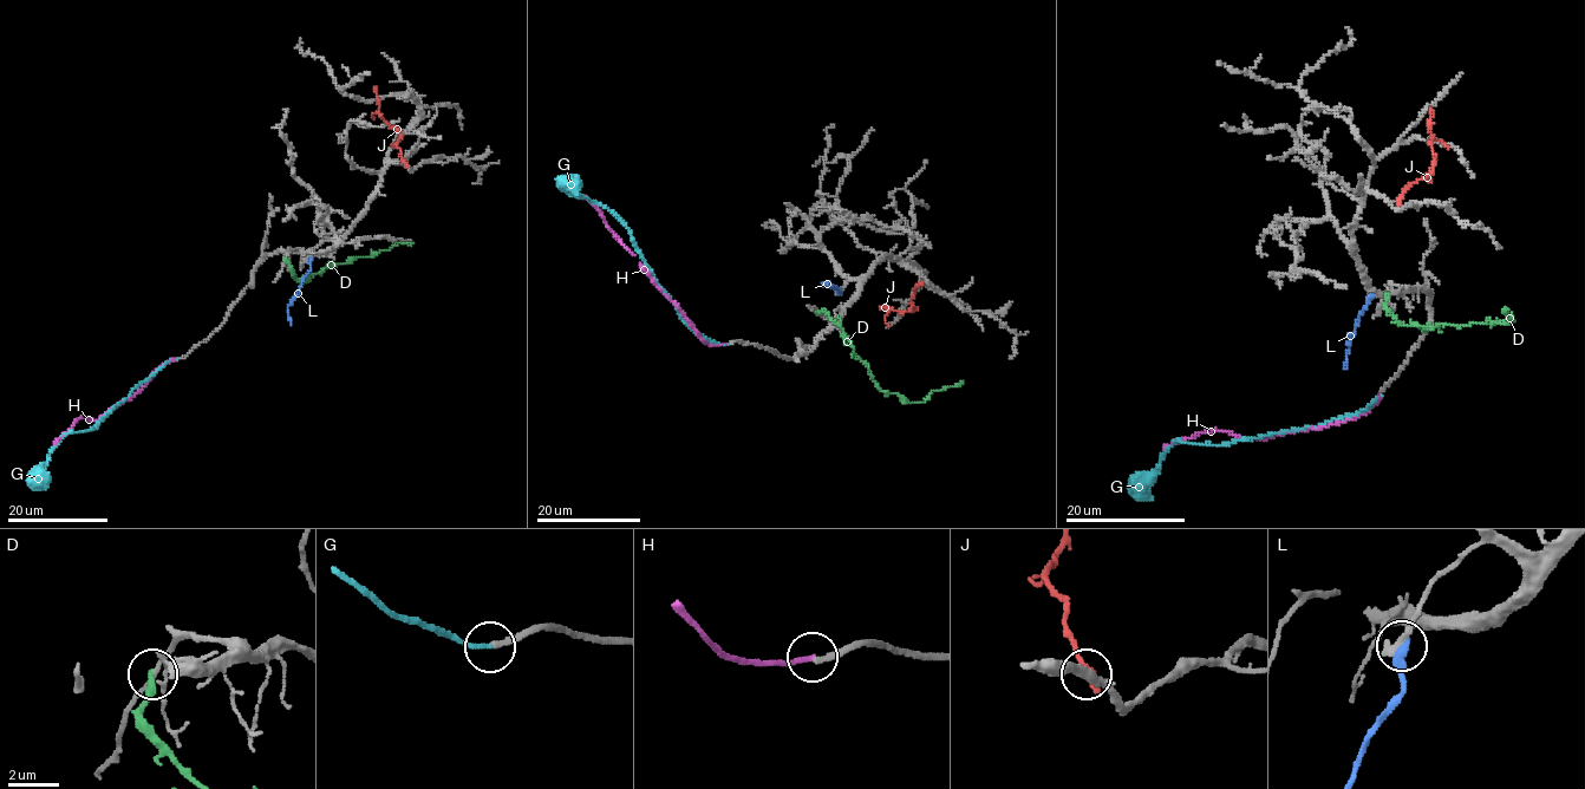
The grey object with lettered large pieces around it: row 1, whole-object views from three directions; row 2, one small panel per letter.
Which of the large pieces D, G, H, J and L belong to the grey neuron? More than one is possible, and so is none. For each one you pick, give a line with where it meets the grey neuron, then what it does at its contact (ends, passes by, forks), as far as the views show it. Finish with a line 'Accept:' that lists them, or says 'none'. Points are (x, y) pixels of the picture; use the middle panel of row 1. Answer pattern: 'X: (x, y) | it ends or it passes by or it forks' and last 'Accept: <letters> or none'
Accept: none

